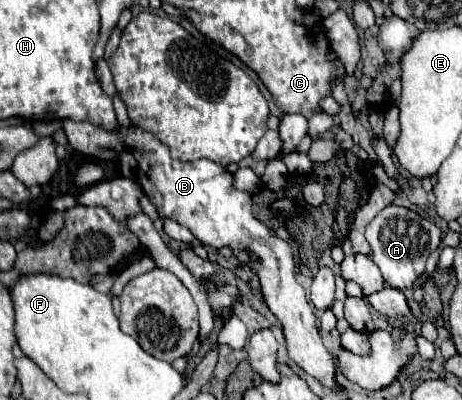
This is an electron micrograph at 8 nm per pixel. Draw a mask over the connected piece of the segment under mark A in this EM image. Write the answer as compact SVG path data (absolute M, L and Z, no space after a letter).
M387 205L367 225L365 237L371 245L371 257L377 263L377 267L381 269L385 283L395 289L409 289L423 275L429 253L439 247L441 229L435 223L423 219L421 215L417 215L405 207Z

